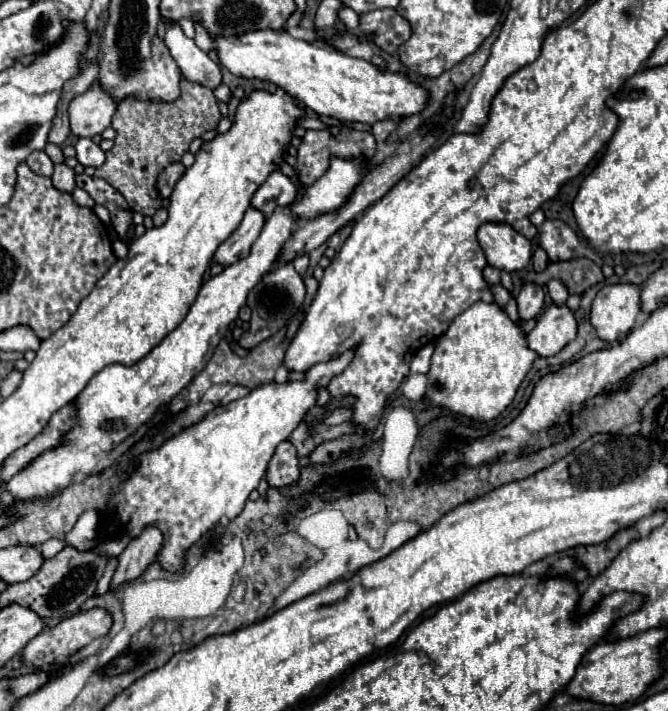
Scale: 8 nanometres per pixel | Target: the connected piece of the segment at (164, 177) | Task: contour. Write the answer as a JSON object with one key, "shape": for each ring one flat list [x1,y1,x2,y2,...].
{"shape":[[173,163,171,167,163,169,163,173,159,175,157,185,155,185,157,191,159,191,159,195,161,197,169,197,171,191,173,191,173,187,175,187,175,183,181,179,183,173,185,173,185,167,181,163]]}

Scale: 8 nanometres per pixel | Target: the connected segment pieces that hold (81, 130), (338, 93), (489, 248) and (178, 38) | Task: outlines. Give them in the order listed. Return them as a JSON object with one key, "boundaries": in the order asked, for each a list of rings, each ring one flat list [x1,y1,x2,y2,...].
{"boundaries":[[[93,83,89,91,75,97,69,103,69,125,71,135,75,137,93,137,101,135,113,119,117,105,113,99,99,87,99,83]],[[261,29,215,37,215,51,223,67,233,75,273,83,317,115,335,117,339,121,373,125,381,119,401,119,405,115,419,113,427,103,427,91,405,75,379,71,369,61,349,57,337,49,293,39,287,31]],[[485,223,479,227,479,243,489,265,507,273,525,269,533,255,531,241,505,223]],[[177,23,167,31,165,43,187,81,205,85,209,89,217,89,221,85,219,65,213,63,209,55,195,45,193,39,185,37]]]}

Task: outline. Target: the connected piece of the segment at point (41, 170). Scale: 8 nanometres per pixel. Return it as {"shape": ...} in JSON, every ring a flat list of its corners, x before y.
{"shape":[[33,151,33,153,27,157,25,163,27,163,29,169,31,169,33,173,37,173,37,175,45,175,45,177,51,177,51,175,53,175,53,161,47,157,45,151]]}

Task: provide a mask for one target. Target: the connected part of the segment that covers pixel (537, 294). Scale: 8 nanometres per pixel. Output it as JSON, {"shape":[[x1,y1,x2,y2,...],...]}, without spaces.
{"shape":[[527,283,523,285,521,293,517,295,517,309,519,309,519,319,529,321,535,319,543,307,543,289,541,285,535,283]]}

